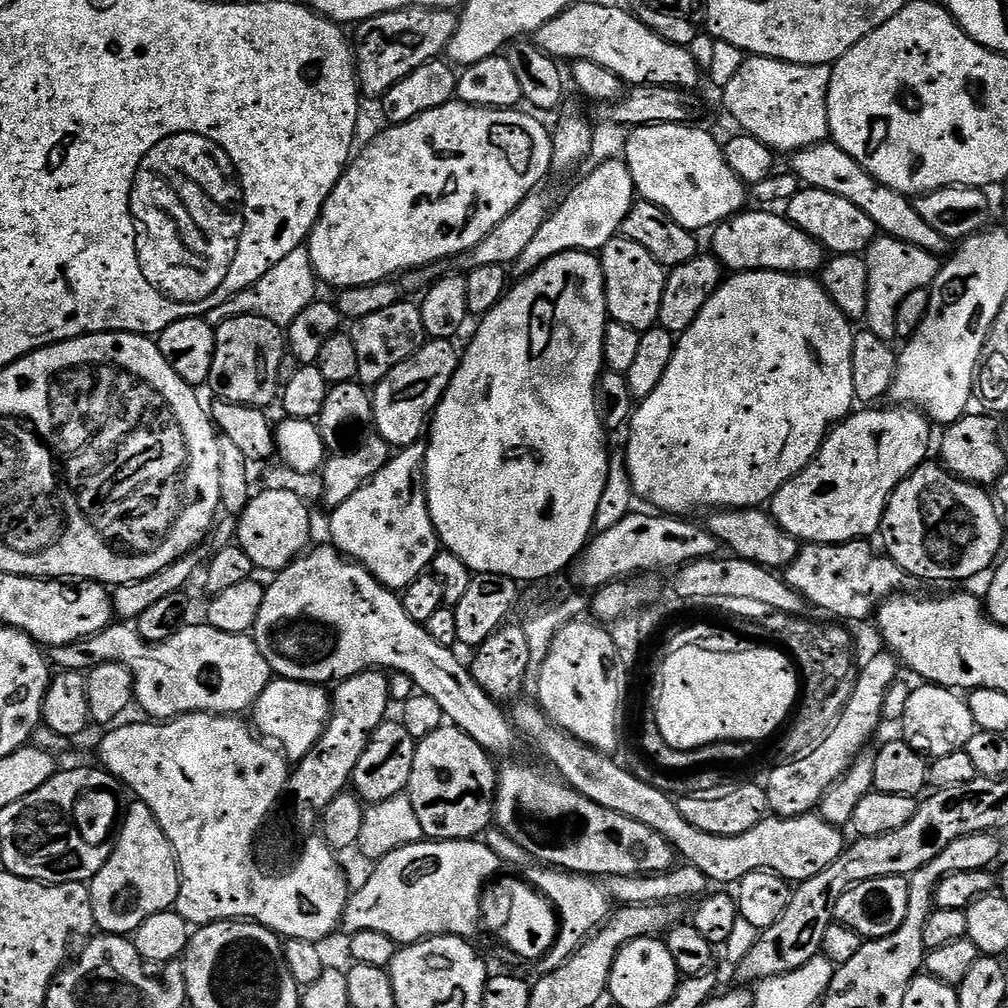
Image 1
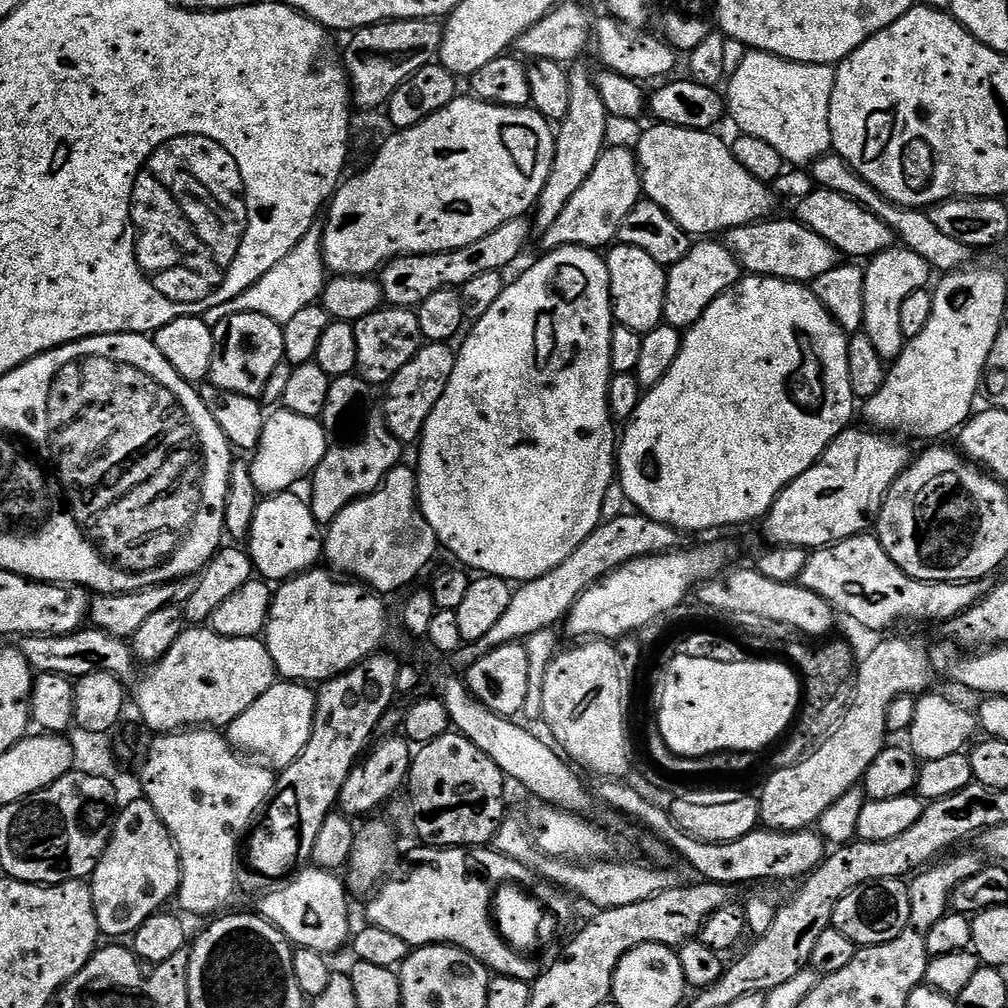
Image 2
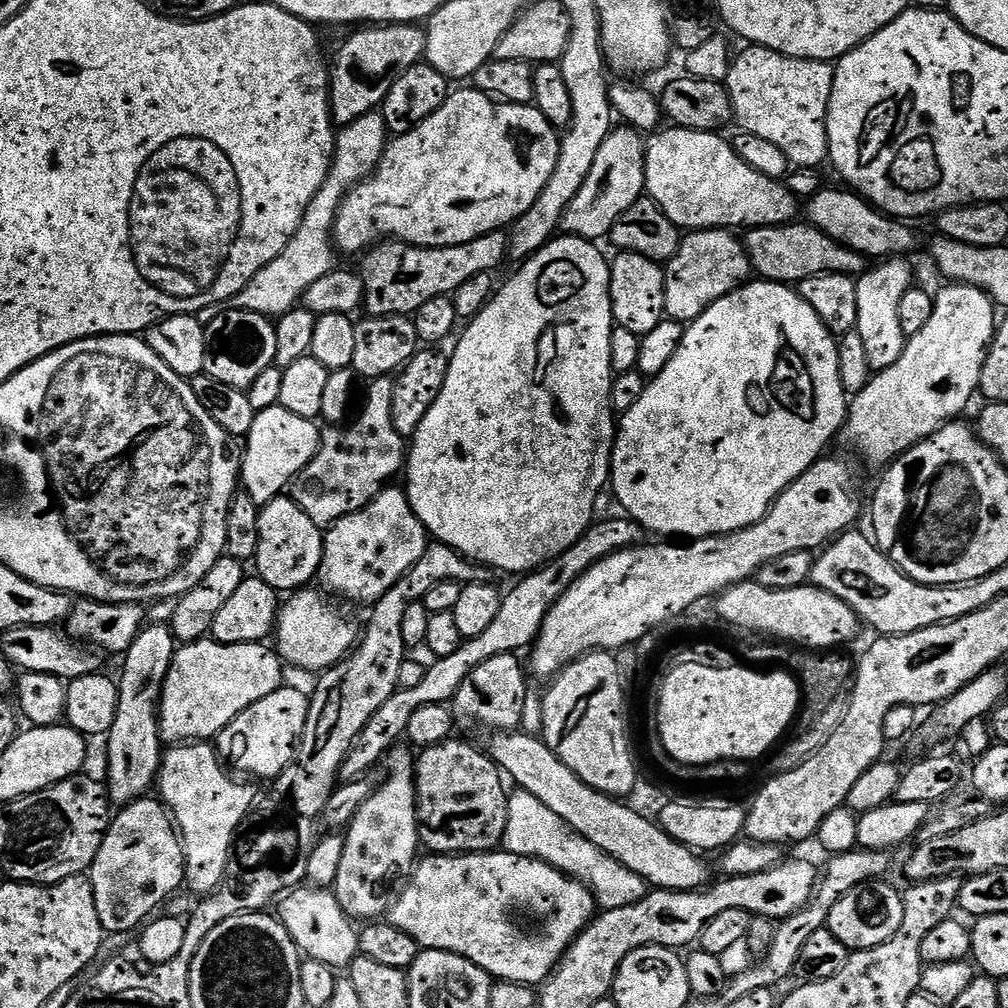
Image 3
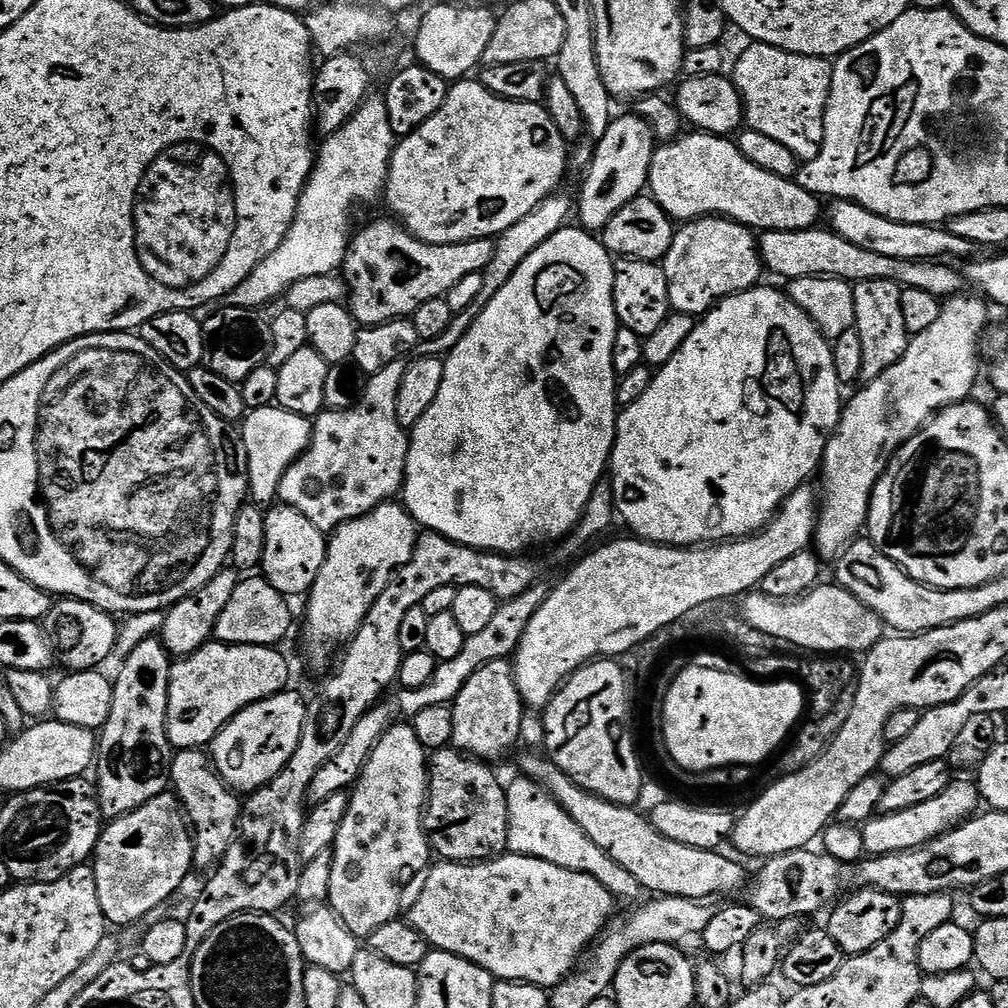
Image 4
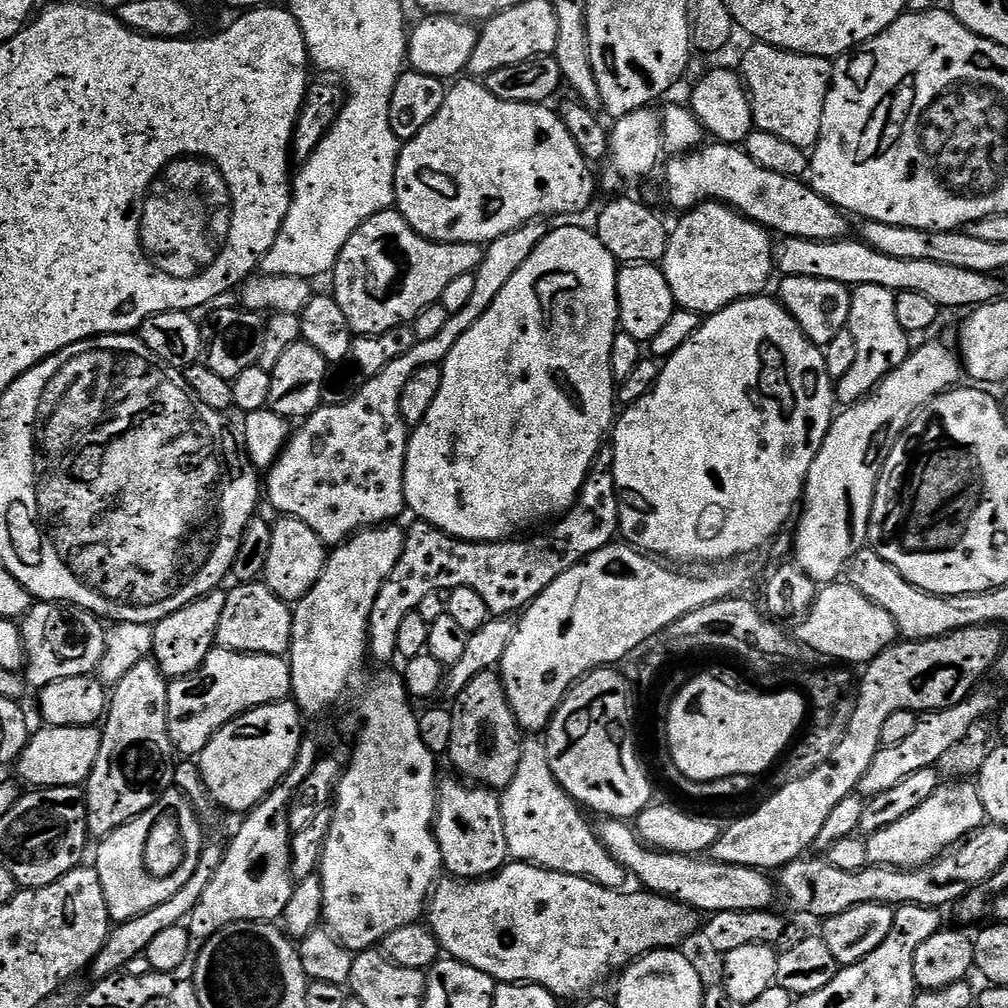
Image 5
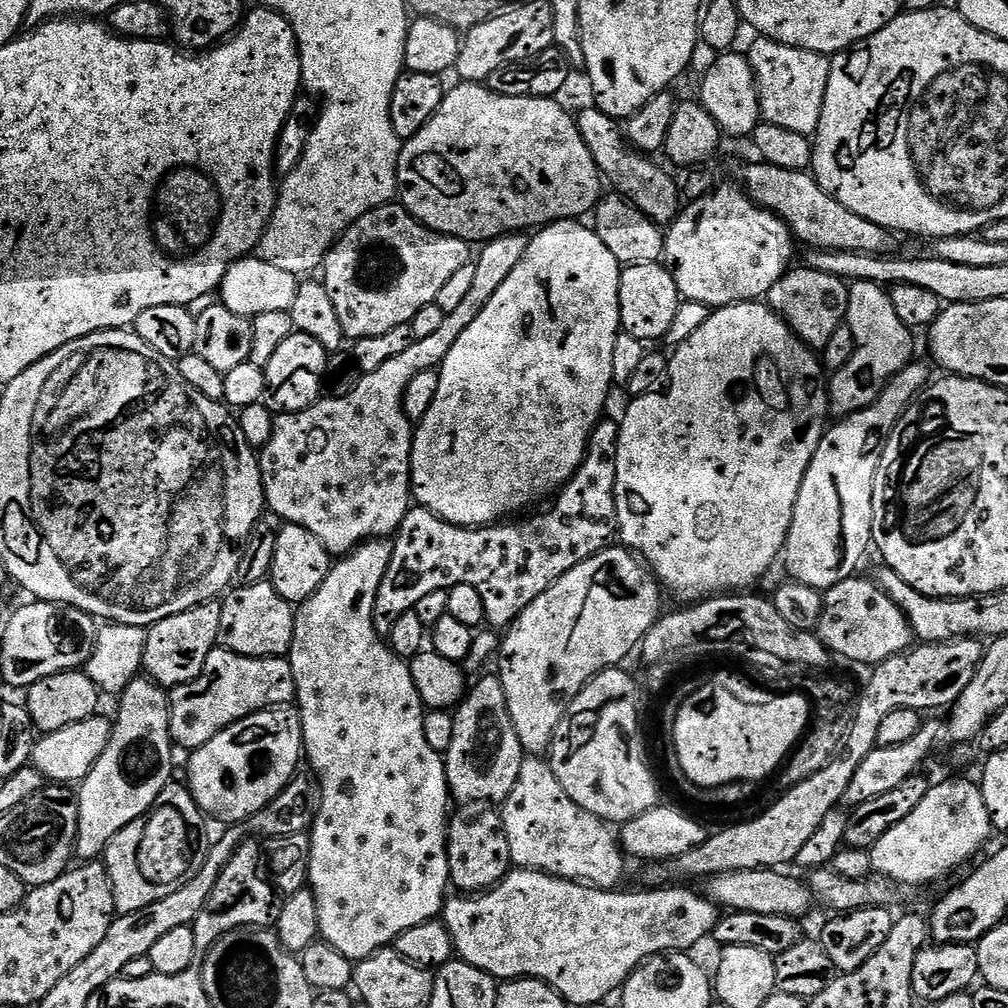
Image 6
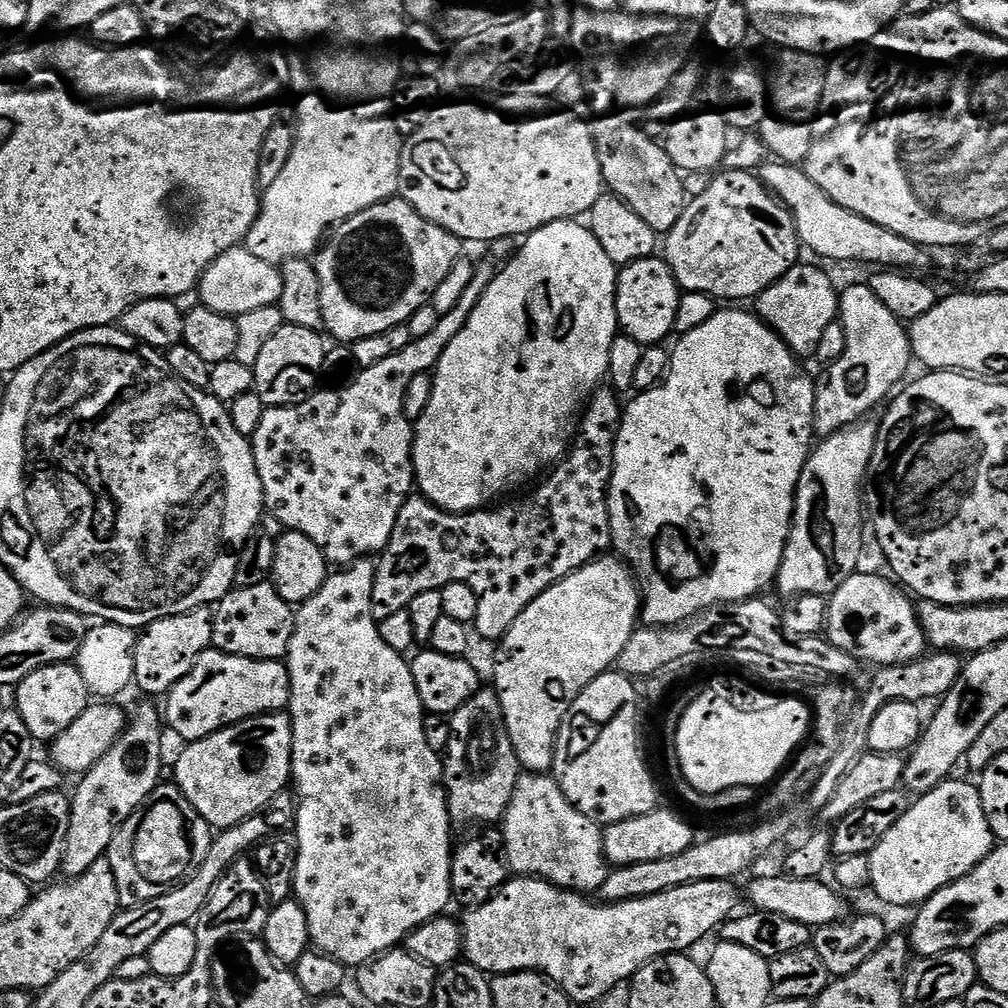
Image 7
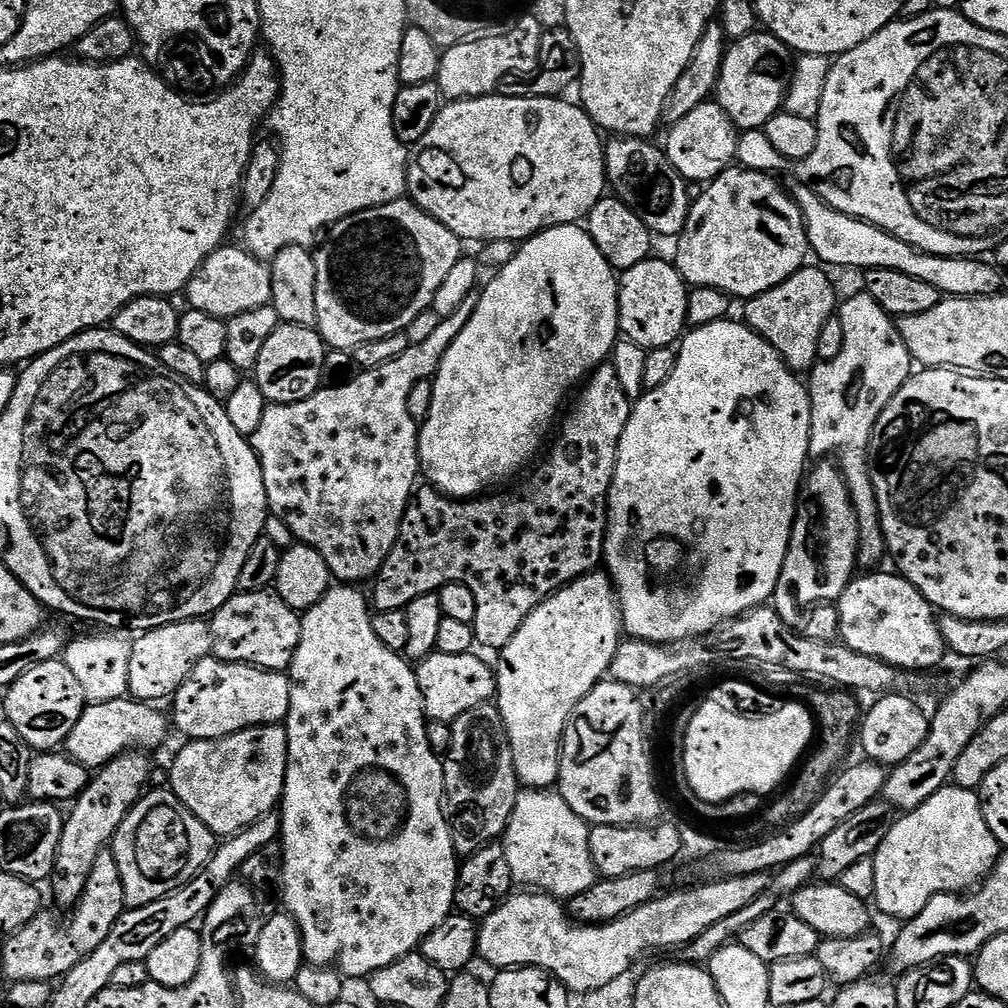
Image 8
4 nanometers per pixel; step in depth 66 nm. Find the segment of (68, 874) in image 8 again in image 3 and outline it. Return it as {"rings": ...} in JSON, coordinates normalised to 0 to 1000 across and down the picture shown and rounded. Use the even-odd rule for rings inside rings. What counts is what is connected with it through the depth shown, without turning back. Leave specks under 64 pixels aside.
{"rings":[[[147,619],[139,624],[127,646],[122,648],[123,664],[117,670],[117,708],[108,724],[107,737],[107,789],[112,799],[122,800],[146,791],[152,785],[159,769],[161,735],[159,732],[159,689],[165,669],[171,660],[177,636],[167,619]]]}

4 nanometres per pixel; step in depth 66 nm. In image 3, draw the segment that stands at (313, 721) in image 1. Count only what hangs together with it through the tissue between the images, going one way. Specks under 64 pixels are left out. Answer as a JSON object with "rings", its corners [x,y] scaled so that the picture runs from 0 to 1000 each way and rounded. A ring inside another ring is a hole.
{"rings":[[[279,681],[272,685],[272,688],[264,688],[260,696],[252,696],[252,700],[240,704],[240,708],[236,708],[236,712],[232,712],[228,720],[218,725],[217,749],[231,763],[234,761],[236,765],[247,766],[250,770],[273,772],[282,767],[293,754],[298,733],[304,724],[308,690],[305,686],[297,687],[294,683],[286,682]]]}

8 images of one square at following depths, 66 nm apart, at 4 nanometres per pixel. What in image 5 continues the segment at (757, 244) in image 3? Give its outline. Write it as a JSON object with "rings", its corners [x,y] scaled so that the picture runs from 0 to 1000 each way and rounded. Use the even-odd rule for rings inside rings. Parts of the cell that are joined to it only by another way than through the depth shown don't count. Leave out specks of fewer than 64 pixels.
{"rings":[[[783,234],[769,243],[768,266],[775,275],[819,276],[823,280],[835,280],[841,283],[842,287],[851,284],[875,284],[888,291],[915,292],[935,308],[973,306],[976,302],[985,302],[997,293],[996,286],[988,279],[991,277],[987,273],[954,268],[951,264],[934,264],[932,260],[883,256],[883,252],[871,252],[871,248],[867,248],[852,236],[801,238]]]}

